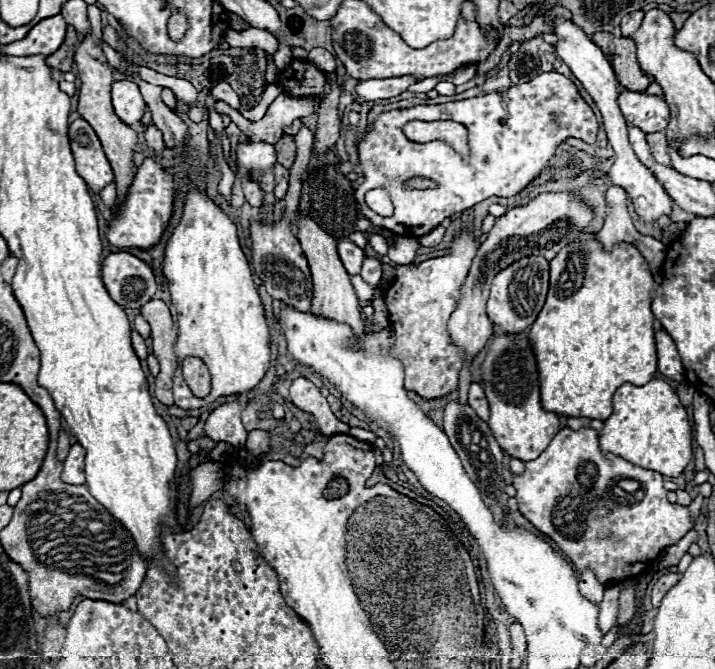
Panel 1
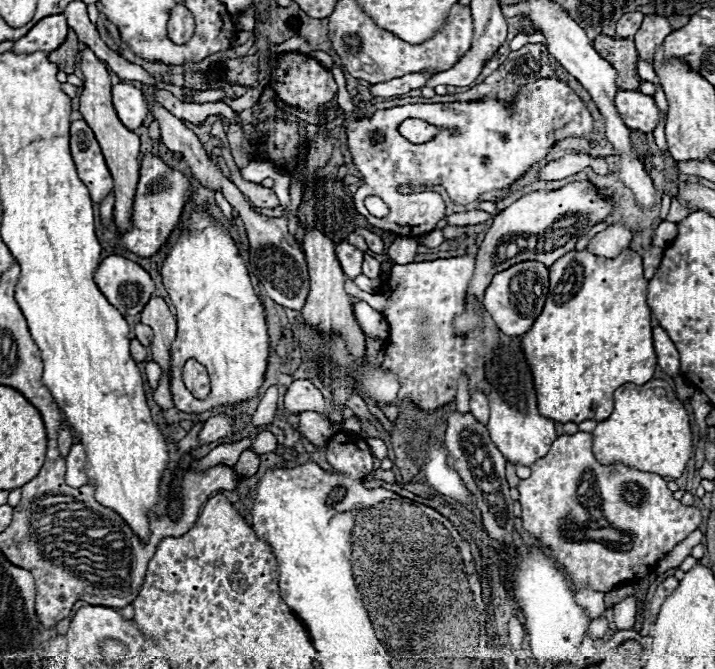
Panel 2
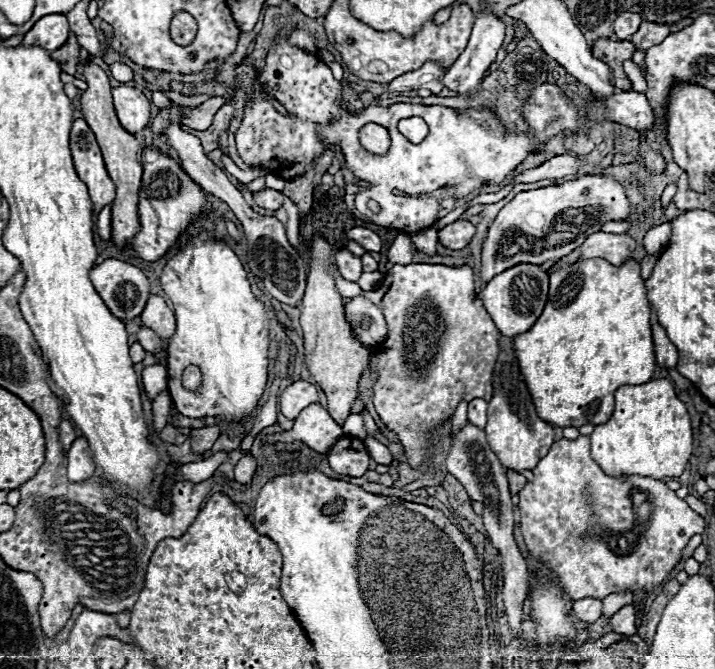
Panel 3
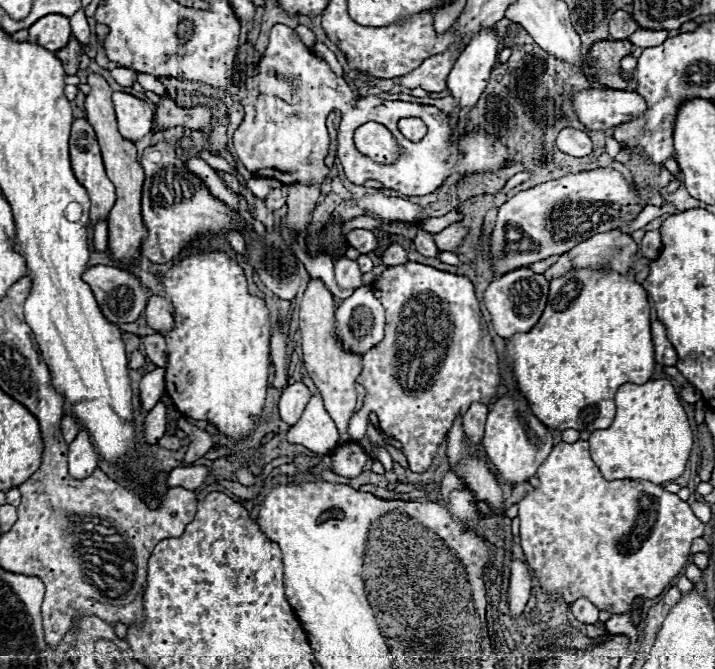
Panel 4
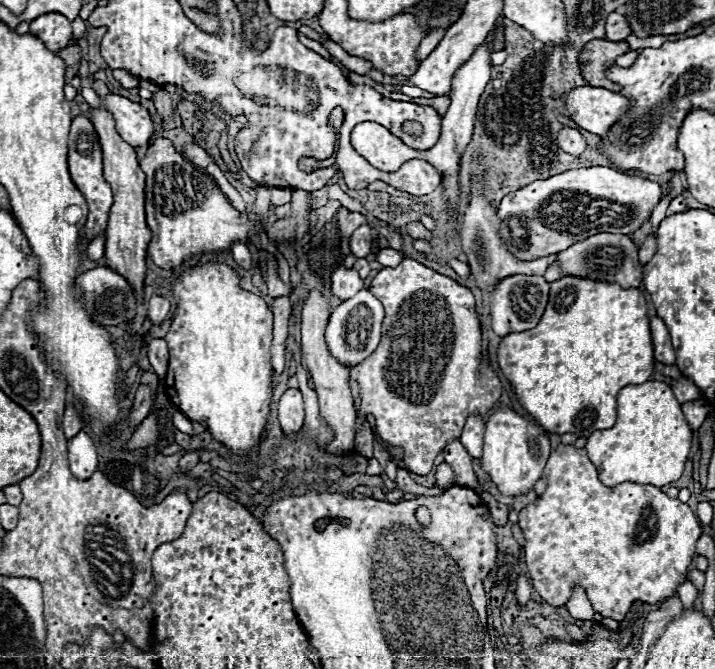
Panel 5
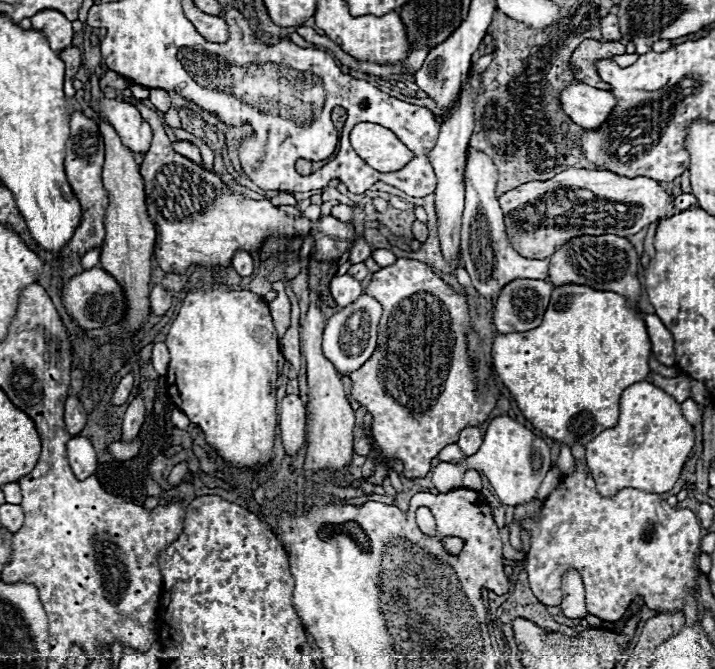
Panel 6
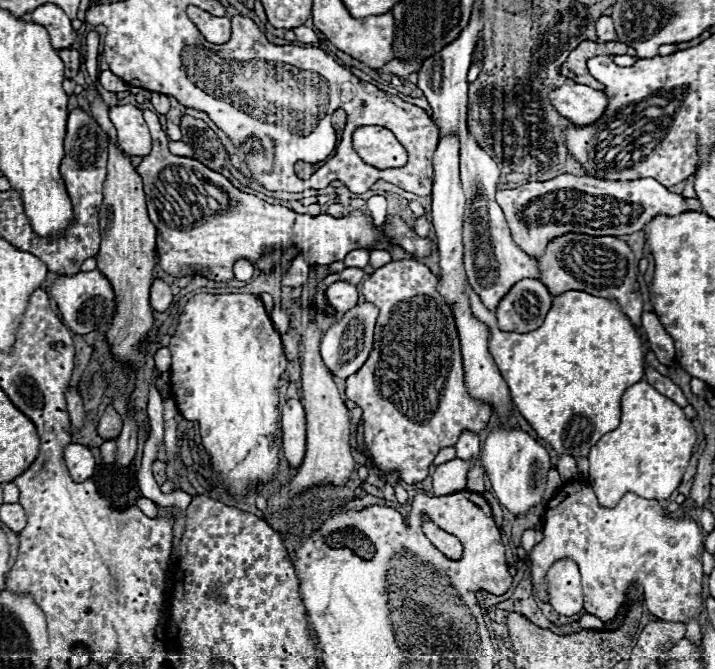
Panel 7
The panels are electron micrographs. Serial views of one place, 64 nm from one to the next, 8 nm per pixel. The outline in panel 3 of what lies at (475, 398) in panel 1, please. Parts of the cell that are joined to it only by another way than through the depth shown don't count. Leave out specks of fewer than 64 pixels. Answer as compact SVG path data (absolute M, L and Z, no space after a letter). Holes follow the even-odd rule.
M472 400L468 404L468 422L474 424L476 428L484 428L486 426L486 408L488 408L488 402L486 400Z

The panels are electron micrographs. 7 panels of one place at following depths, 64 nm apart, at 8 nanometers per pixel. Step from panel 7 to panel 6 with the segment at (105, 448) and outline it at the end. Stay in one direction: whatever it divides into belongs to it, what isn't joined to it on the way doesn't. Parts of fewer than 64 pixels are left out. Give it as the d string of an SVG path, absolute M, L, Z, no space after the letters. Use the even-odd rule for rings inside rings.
M138 436L138 438L136 438L134 442L130 442L130 444L124 444L124 442L112 442L112 444L108 444L108 452L110 452L110 456L112 456L114 460L122 462L122 460L134 458L134 456L138 454L140 446L142 446L142 438Z

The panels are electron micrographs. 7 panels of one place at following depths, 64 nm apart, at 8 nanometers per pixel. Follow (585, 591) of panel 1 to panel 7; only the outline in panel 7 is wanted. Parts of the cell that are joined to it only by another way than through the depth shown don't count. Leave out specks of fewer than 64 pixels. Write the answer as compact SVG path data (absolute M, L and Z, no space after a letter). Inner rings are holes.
M562 558L546 572L546 592L556 612L564 616L580 614L582 610L582 586L580 572L574 560Z

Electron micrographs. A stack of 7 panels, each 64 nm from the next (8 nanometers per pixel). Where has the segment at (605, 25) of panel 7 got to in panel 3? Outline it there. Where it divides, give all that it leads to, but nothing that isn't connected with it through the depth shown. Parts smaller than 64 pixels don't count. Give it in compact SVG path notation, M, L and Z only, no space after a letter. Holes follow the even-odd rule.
M620 12L620 14L616 16L614 24L612 24L616 38L618 38L618 40L626 40L626 38L630 38L630 36L638 30L640 22L642 22L642 20L640 20L640 14Z

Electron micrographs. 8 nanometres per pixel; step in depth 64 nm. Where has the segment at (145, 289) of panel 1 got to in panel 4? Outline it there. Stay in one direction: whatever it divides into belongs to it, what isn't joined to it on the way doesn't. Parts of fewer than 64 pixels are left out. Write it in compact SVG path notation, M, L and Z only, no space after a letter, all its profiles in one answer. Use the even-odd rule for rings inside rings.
M92 266L82 274L82 280L92 288L98 308L112 324L136 322L146 308L144 288L138 276L118 266Z

